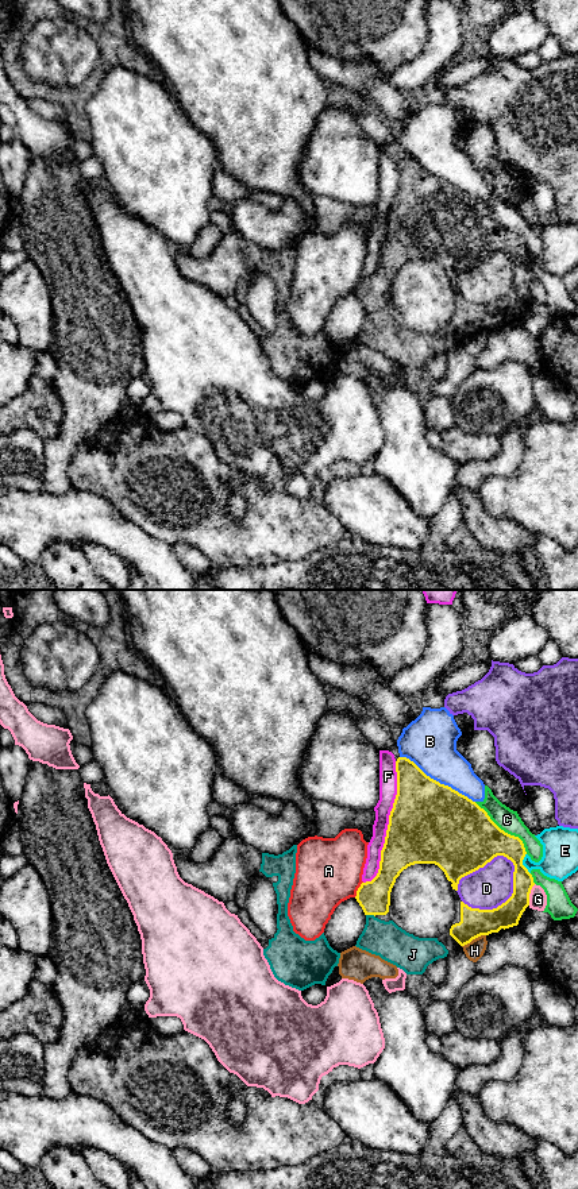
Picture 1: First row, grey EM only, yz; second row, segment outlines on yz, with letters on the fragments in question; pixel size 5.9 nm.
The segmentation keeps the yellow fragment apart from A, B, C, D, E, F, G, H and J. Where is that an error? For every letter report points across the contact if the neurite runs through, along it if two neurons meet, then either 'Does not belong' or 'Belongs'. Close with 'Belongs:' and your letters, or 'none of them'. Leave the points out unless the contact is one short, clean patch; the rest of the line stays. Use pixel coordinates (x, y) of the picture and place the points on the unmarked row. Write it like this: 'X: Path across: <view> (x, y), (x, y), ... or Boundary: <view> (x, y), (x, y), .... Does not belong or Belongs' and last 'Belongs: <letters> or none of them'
A: Does not belong
B: Does not belong
C: Does not belong
D: Does not belong
E: Does not belong
F: Does not belong
G: Does not belong
H: Boundary: yz (485, 329), (473, 334), (462, 342). Does not belong
J: Path across: yz (373, 292), (370, 309), (374, 323), (386, 335). Belongs
Belongs: J

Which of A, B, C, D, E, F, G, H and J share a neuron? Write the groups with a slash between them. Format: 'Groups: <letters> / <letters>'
Groups: A / B C / D / E / F / G / H / J

